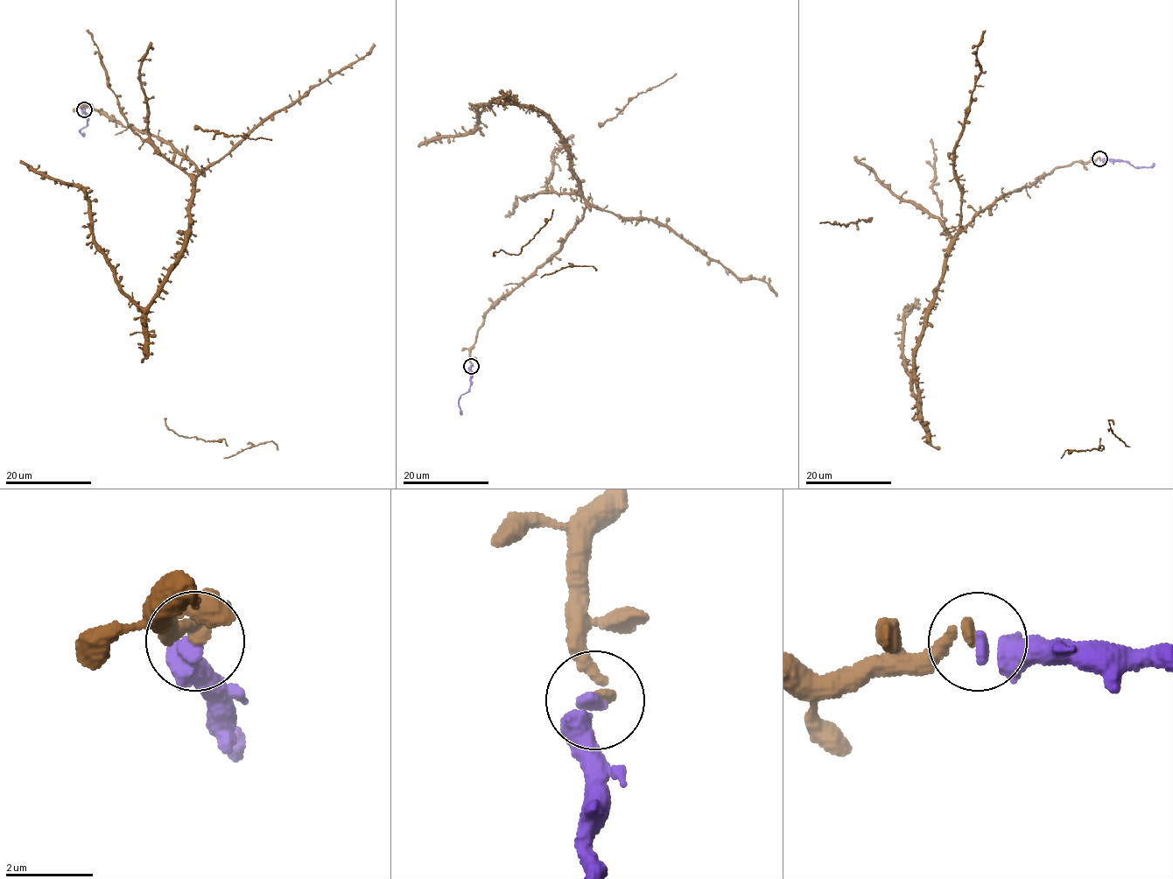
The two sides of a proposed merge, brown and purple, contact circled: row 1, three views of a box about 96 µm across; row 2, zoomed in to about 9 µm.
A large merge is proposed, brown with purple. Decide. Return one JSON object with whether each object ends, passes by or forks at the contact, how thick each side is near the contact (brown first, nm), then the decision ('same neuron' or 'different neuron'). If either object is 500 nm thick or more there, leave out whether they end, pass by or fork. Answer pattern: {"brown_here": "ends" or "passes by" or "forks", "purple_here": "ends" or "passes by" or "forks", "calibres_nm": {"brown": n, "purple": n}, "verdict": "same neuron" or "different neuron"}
{"brown_here": "ends", "purple_here": "ends", "calibres_nm": {"brown": 280, "purple": 320}, "verdict": "same neuron"}

